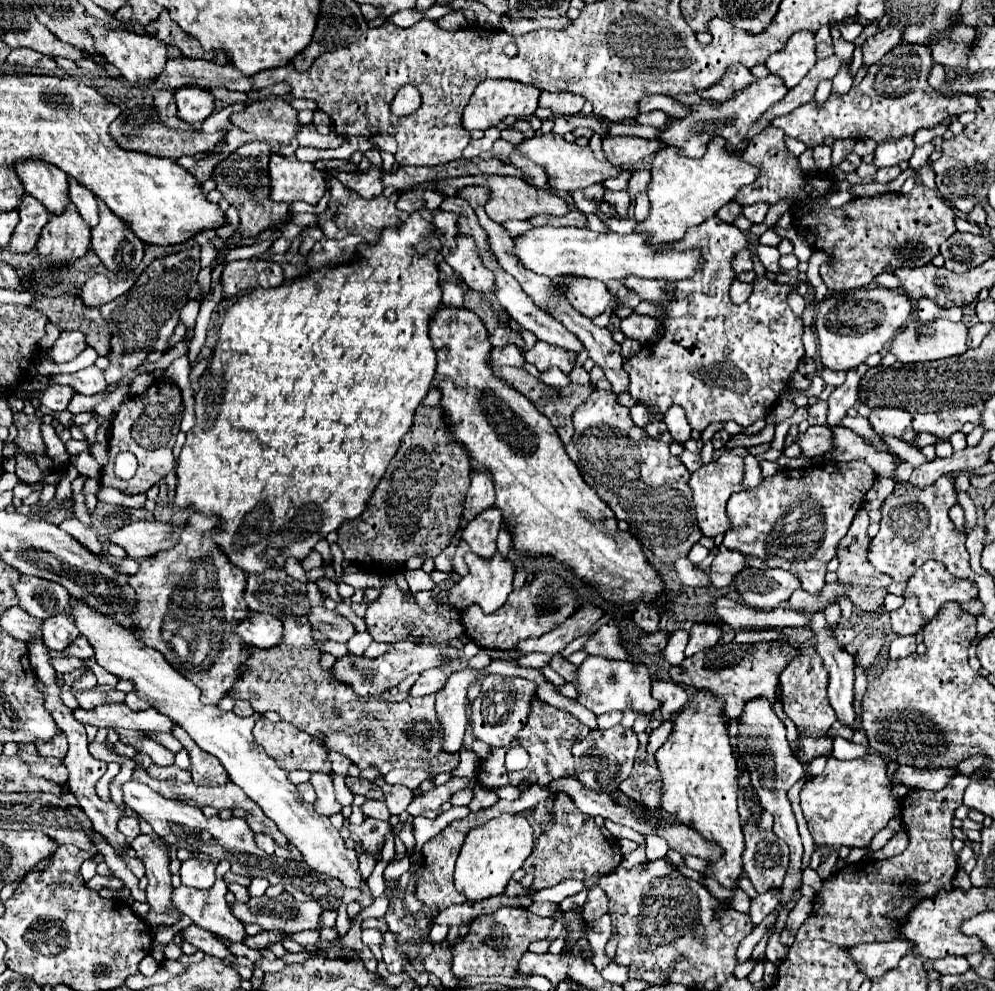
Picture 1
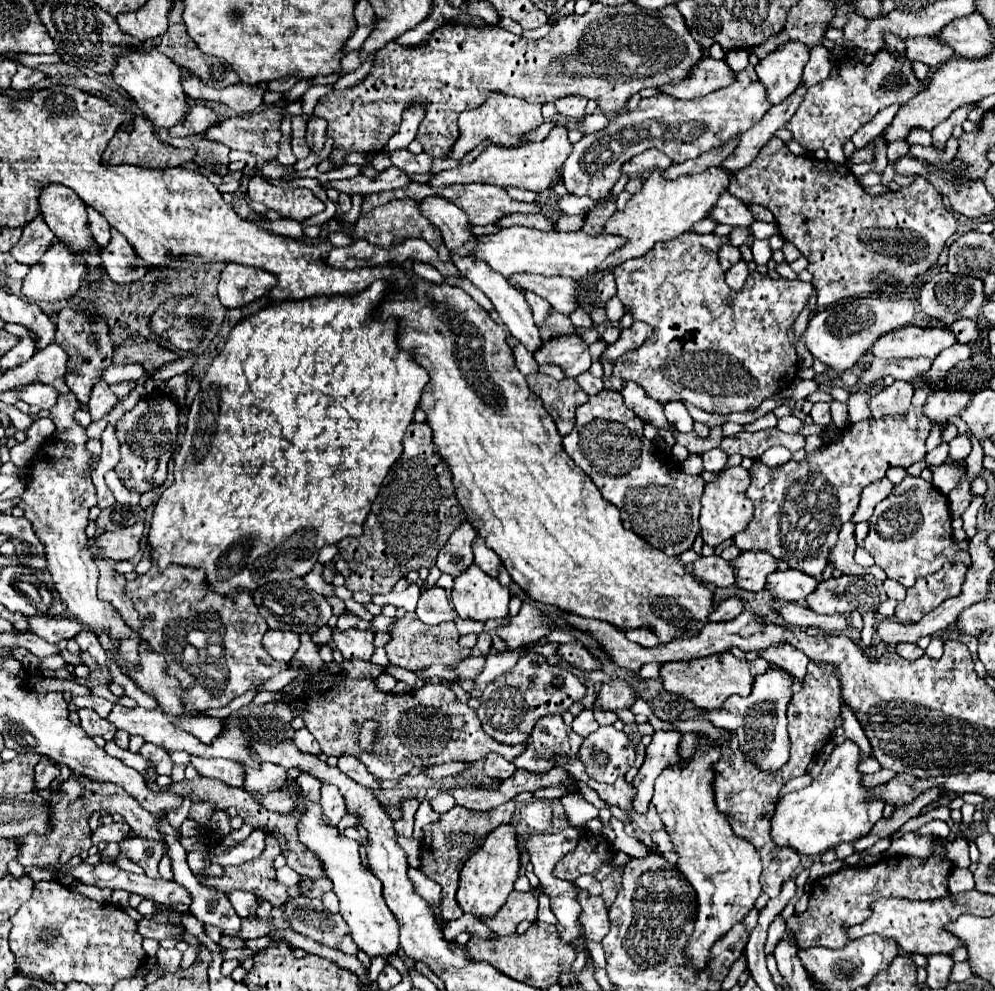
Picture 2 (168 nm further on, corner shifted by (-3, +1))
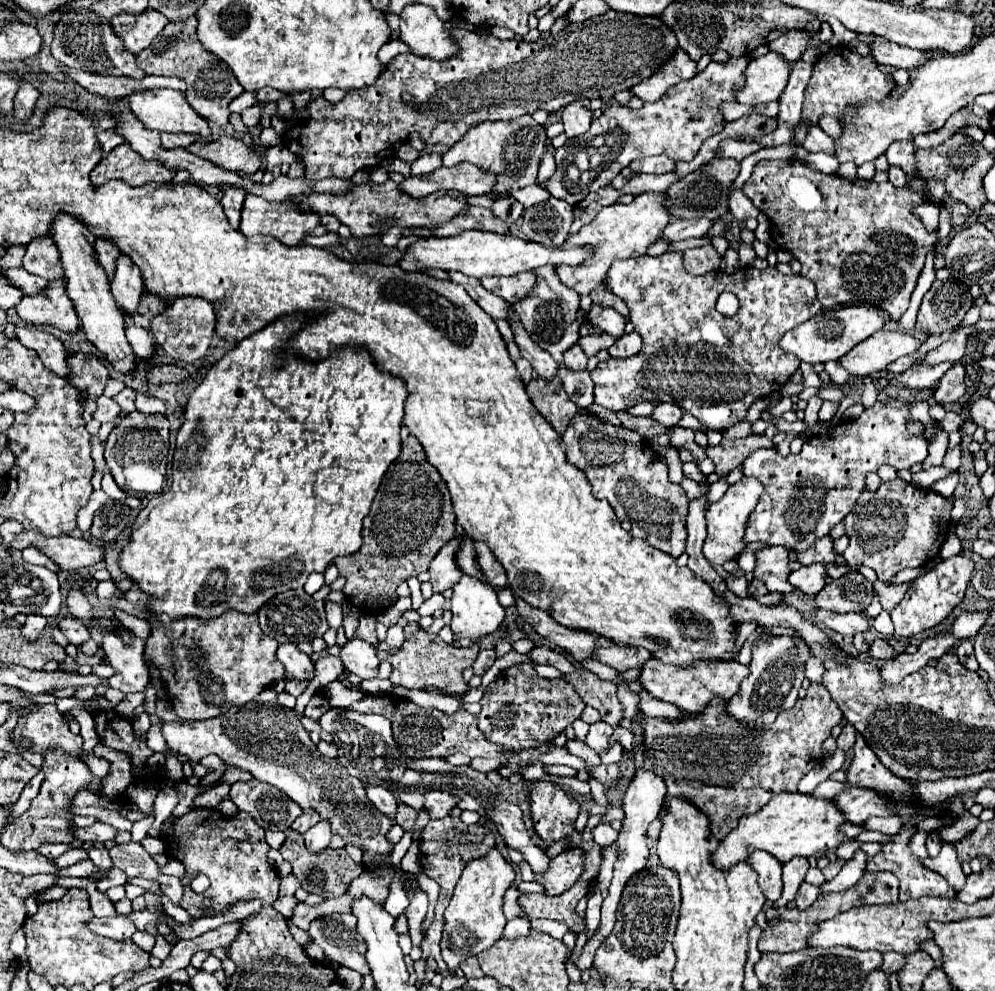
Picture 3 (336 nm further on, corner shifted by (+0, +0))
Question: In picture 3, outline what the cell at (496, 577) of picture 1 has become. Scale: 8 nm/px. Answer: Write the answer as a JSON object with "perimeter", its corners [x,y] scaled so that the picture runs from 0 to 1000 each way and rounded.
{"perimeter":[[[466,579],[462,583],[462,587],[456,591],[456,599],[454,599],[452,607],[454,607],[454,612],[452,612],[452,616],[454,616],[452,632],[458,640],[462,640],[462,644],[472,644],[472,646],[480,648],[484,642],[498,638],[501,632],[507,626],[507,614],[498,603],[498,593],[492,591],[490,587],[476,583],[476,581]]]}

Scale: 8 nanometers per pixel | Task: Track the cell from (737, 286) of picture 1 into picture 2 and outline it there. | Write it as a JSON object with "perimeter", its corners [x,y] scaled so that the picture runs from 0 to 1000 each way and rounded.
{"perimeter":[[[745,261],[745,263],[741,263],[733,273],[731,273],[731,288],[735,290],[735,292],[745,292],[745,288],[749,286],[749,280],[753,277],[753,271],[751,271],[751,265]]]}

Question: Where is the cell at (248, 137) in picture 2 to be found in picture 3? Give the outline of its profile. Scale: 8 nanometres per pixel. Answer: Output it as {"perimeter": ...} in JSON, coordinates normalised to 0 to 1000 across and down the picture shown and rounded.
{"perimeter":[[[221,137],[215,143],[207,145],[203,141],[191,145],[189,151],[227,172],[243,172],[247,176],[255,176],[263,170],[263,153],[235,137]]]}

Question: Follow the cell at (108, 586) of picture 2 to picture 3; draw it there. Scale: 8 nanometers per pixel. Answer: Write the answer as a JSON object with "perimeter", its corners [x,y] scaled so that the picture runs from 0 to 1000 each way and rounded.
{"perimeter":[[[111,636],[105,640],[103,656],[111,672],[117,676],[117,680],[109,684],[113,694],[123,696],[125,700],[145,696],[151,686],[151,678],[143,662],[145,650],[147,648],[135,638],[131,638],[131,648],[123,648],[123,640],[119,642],[119,636],[115,636],[115,640],[111,640]]]}

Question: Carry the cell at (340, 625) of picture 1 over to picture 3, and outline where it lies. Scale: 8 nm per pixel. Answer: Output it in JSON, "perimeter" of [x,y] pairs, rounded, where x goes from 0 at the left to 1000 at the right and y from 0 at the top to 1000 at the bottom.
{"perimeter":[[[354,644],[344,652],[342,664],[350,678],[362,682],[362,684],[378,684],[380,682],[380,660],[378,654],[366,646]]]}

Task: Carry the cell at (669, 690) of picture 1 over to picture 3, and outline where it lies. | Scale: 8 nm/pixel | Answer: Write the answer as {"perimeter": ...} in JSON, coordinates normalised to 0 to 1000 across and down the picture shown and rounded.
{"perimeter":[[[641,775],[637,785],[633,787],[633,793],[631,793],[631,799],[625,807],[625,817],[627,817],[627,834],[621,842],[621,868],[617,872],[617,886],[615,886],[615,892],[611,896],[611,904],[605,912],[605,930],[603,930],[603,936],[601,940],[597,942],[597,947],[593,947],[583,963],[583,967],[579,969],[579,975],[583,979],[589,979],[595,975],[595,967],[597,967],[597,961],[599,957],[605,953],[605,949],[613,942],[613,938],[617,936],[617,922],[619,922],[619,916],[621,916],[621,910],[623,910],[623,902],[625,902],[625,896],[629,892],[629,888],[647,878],[649,876],[649,870],[651,870],[651,848],[649,848],[649,836],[651,831],[661,823],[663,819],[663,813],[665,813],[665,803],[669,801],[669,789],[665,789],[665,785],[661,785],[661,781],[657,779],[651,779],[647,775]]]}

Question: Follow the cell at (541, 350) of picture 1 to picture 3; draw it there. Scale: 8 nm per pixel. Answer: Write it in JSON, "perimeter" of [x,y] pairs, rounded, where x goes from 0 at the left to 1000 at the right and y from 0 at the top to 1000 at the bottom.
{"perimeter":[[[577,347],[573,353],[569,353],[567,357],[567,367],[571,373],[587,373],[591,365],[591,359],[587,357],[587,353],[583,351],[583,347]]]}

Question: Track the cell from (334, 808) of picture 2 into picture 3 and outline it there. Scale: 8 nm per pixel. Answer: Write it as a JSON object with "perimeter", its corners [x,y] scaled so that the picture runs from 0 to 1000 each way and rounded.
{"perimeter":[[[322,827],[320,831],[316,831],[308,842],[306,842],[306,850],[308,854],[314,858],[314,860],[320,860],[320,858],[326,858],[330,856],[332,852],[332,829],[328,827]]]}

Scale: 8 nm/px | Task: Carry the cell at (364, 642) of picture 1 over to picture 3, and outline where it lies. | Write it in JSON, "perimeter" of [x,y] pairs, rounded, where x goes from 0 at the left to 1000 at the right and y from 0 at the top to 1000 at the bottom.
{"perimeter":[[[394,632],[394,634],[390,634],[388,650],[390,650],[392,654],[402,654],[404,648],[406,648],[406,638],[404,638],[404,634],[402,634],[402,632]]]}

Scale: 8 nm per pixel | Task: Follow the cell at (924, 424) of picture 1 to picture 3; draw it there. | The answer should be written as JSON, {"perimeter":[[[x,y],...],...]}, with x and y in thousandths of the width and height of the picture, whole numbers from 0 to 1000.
{"perimeter":[[[959,367],[943,385],[939,396],[939,406],[943,408],[961,408],[971,396],[969,387],[969,371],[967,367]]]}

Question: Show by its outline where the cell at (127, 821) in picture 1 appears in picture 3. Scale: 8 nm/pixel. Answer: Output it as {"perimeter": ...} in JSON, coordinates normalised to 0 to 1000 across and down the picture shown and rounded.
{"perimeter":[[[96,829],[94,834],[88,834],[88,836],[76,836],[74,842],[82,850],[86,850],[86,848],[90,848],[90,850],[109,850],[109,848],[117,846],[119,838],[115,834],[111,834],[111,831]]]}

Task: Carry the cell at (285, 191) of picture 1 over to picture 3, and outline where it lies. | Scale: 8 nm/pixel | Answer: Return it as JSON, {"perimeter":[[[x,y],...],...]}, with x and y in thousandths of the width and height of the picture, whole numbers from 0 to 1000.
{"perimeter":[[[247,196],[243,210],[241,234],[247,238],[269,236],[287,248],[297,248],[312,230],[322,226],[322,216],[304,216],[291,204],[269,204],[255,196]]]}

